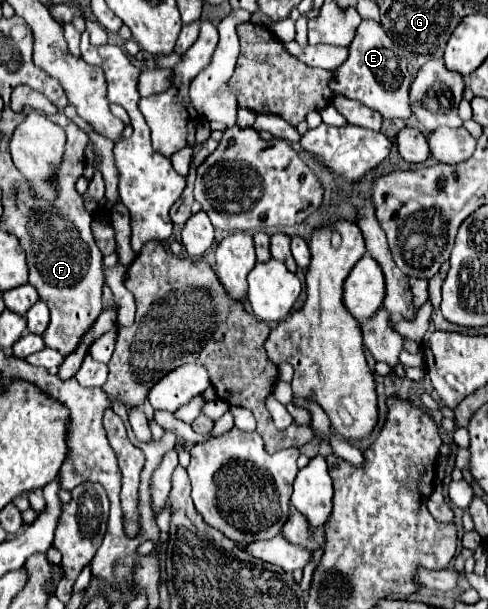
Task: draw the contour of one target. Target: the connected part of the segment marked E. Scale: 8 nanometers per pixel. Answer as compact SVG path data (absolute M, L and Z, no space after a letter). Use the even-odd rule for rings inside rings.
M362 20L348 50L350 50L348 60L334 72L330 88L334 88L336 94L350 96L352 100L366 104L368 108L378 110L388 120L408 118L410 116L408 66L402 60L404 54L394 48L394 42L388 38L382 26L376 20Z

